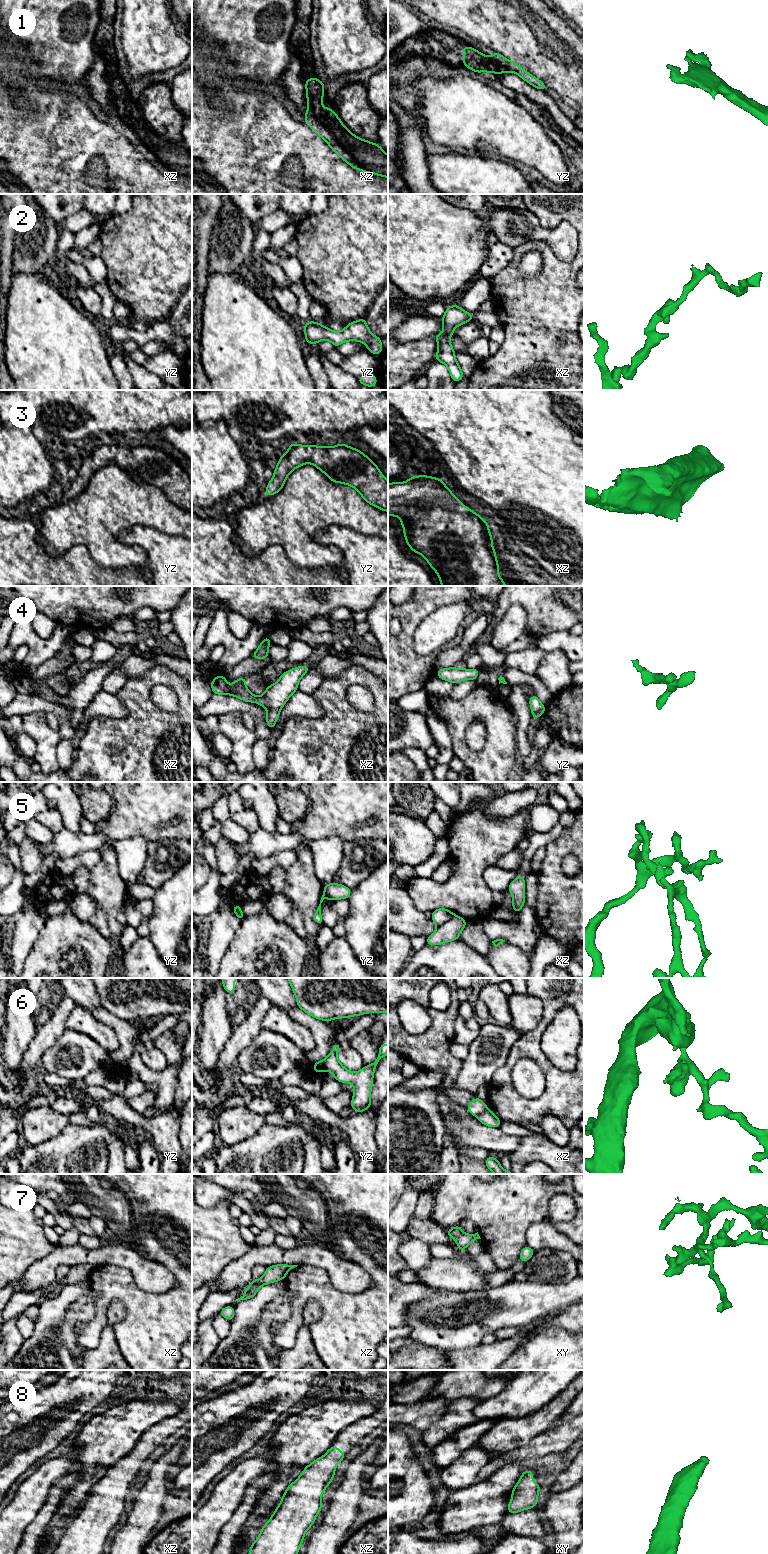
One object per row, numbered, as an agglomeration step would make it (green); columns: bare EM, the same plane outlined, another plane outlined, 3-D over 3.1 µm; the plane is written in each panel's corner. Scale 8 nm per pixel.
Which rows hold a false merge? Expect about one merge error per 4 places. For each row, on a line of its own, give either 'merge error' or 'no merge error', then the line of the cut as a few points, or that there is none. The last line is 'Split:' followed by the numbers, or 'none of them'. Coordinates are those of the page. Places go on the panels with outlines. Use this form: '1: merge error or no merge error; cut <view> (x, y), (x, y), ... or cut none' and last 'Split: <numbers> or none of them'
1: no merge error; cut none
2: no merge error; cut none
3: no merge error; cut none
4: no merge error; cut none
5: merge error; cut xz (453, 914), (437, 927)
6: merge error; cut xz (487, 1109), (476, 1116)
7: merge error; cut xy (463, 1233), (454, 1237)
8: no merge error; cut none
Split: 5, 6, 7

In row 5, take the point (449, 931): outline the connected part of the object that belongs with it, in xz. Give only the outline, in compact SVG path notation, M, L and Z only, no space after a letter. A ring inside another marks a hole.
M453 914L446 923L437 927L436 931L428 936L426 945L441 945L450 941L459 940L459 935L466 924L466 920Z

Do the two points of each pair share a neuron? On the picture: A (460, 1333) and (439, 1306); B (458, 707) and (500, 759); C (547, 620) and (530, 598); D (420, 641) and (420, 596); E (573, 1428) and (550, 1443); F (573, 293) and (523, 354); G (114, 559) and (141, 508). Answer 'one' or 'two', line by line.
A: one
B: one
C: one
D: two
E: one
F: one
G: one

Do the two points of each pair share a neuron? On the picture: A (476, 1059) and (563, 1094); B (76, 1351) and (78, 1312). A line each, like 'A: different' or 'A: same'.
A: different
B: same

